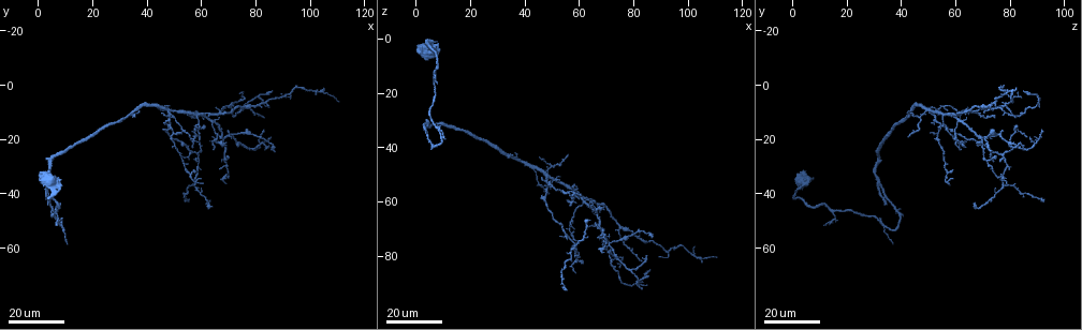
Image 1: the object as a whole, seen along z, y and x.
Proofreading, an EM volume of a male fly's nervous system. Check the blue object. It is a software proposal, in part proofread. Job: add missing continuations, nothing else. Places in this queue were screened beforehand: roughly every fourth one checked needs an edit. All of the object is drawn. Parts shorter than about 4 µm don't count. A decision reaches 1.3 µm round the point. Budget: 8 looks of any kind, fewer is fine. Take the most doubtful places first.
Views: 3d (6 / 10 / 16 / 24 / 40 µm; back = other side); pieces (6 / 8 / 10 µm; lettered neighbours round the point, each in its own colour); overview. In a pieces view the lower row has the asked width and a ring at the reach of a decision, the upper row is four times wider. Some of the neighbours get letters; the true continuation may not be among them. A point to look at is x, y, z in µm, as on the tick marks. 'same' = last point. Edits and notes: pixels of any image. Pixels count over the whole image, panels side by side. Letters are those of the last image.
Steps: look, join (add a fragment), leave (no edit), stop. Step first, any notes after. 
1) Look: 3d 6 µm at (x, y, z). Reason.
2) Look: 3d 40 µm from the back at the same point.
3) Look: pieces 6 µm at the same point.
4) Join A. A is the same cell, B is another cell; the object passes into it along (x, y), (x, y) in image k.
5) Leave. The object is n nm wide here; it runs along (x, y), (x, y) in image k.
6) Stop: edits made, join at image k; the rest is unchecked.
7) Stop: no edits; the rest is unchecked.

Look: 3d 24 µm at (83, 13, 82). Tapers out.

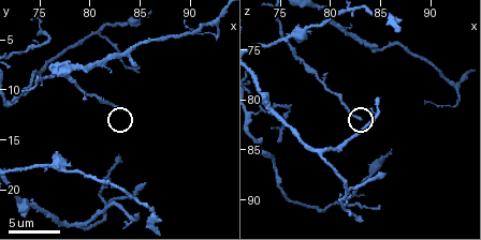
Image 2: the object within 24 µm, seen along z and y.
Look: pieces 8 µm at (83.0, 12.0, 82.0). What lies round it.

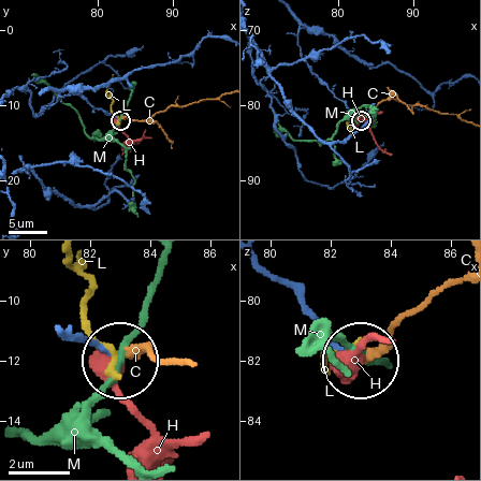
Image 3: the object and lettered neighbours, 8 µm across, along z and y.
Leave. The object is 170 nm wide here; C, H, L and M are other cells; it runs along (64, 328), (116, 359) in image 3; no lettered fragment goes on from it.

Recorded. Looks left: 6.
Look: 3d 10 µm at (84.6, 22.4, 80.0). An open end.

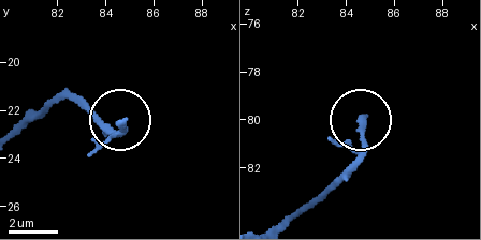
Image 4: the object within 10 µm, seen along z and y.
Look: pieces 10 µm at (84.7, 22.5, 79.9). See the neighbours.

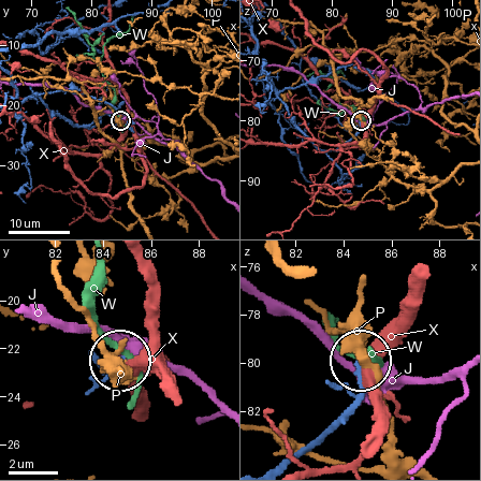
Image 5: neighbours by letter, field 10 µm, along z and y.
Leave. J, P, W and X are other cells; none of them fits.

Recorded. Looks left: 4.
Look: 3d 24 µm at (3, 44, 34). Free end.

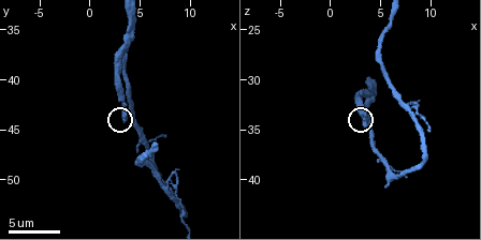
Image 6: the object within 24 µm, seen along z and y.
Look: pieces 6 µm at the same point.

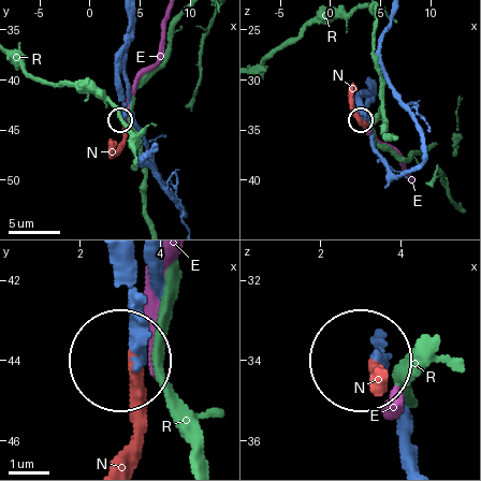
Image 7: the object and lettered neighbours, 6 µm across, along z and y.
Join N. The object is 220 nm wide here; N is the same cell, E and R are other cells; it goes on there.

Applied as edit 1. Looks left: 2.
Look: 3d 16 µm at (8, 38, 2). An open end.

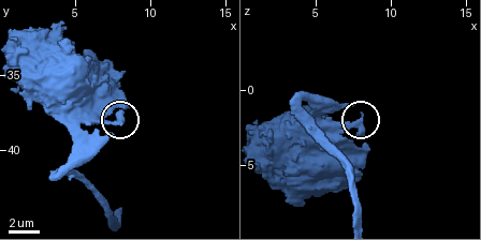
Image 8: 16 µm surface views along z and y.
Look: pieces 6 µm at the same point.

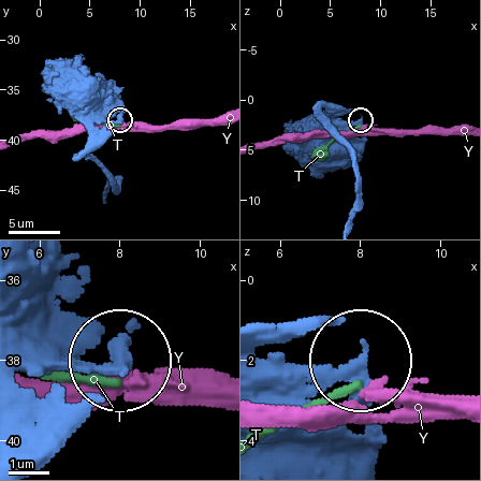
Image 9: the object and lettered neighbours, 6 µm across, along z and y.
Leave. The object is 220 nm wide here; T and Y are other cells; it runs along (35, 325), (76, 363), (114, 366) in image 9; no lettered fragment goes on from it.

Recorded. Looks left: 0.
Stop: edits made, join at image 7; the rest is unchecked.

